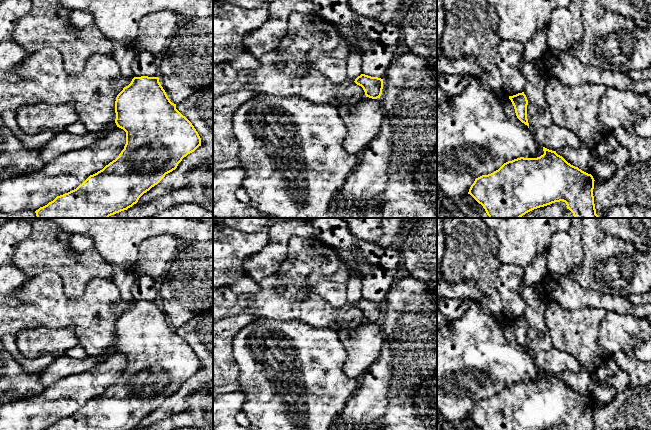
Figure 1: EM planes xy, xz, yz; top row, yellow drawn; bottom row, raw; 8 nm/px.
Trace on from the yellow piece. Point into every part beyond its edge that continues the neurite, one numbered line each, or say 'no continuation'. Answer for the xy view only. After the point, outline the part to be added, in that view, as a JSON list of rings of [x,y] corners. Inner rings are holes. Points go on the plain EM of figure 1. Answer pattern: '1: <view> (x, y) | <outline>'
no continuation

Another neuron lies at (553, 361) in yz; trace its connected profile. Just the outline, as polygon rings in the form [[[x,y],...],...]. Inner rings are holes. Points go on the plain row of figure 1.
[[[555,348],[540,351],[532,356],[537,368],[552,375],[569,371],[577,372],[582,369],[581,364],[574,357]]]

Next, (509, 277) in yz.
[[[504,264],[499,266],[494,286],[502,303],[502,319],[508,321],[524,315],[525,303],[519,293],[523,277],[522,267]]]

